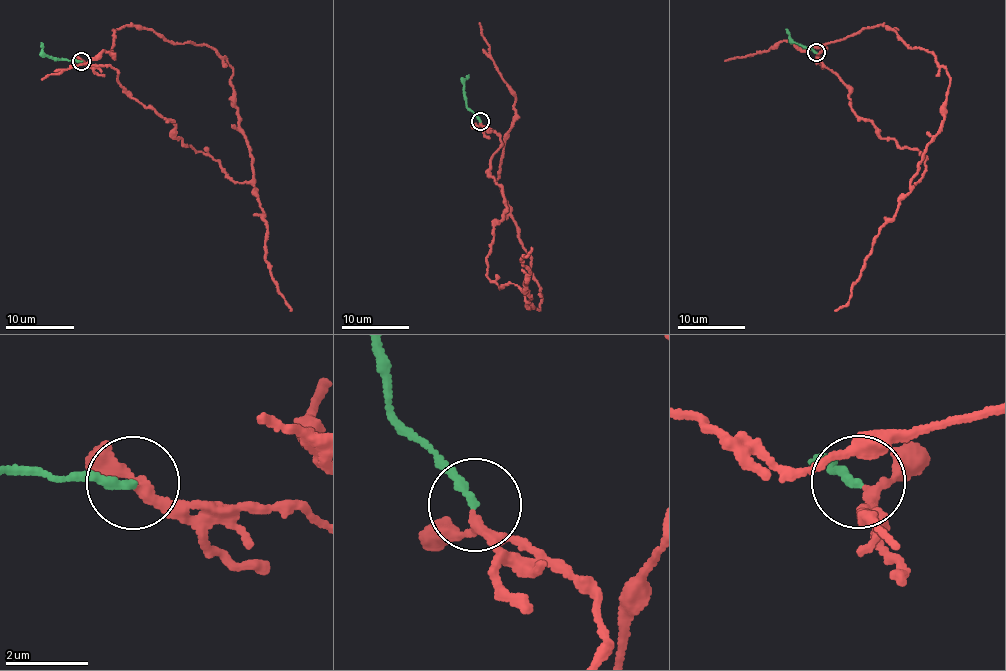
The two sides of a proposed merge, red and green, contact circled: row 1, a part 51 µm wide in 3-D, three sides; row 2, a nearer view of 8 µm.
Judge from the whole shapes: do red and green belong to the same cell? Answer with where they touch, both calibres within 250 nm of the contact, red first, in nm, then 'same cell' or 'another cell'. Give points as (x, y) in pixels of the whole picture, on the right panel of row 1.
at (816, 52); 200 nm thick on the red side, 200 nm on the other; same cell

